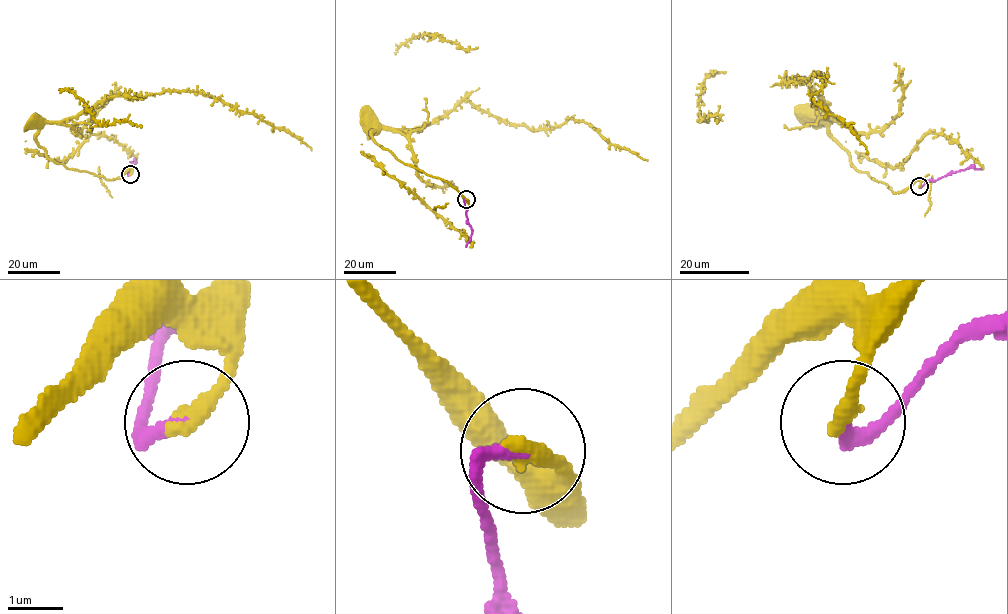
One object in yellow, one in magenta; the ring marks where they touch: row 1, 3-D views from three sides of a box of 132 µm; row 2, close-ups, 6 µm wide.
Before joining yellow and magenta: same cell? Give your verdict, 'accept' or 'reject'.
reject

